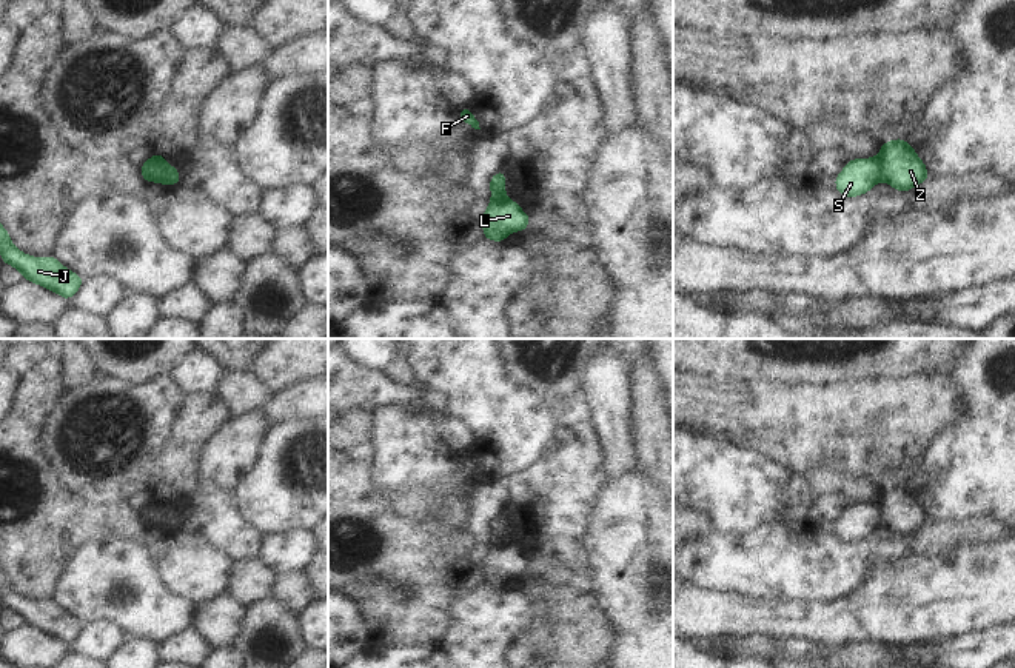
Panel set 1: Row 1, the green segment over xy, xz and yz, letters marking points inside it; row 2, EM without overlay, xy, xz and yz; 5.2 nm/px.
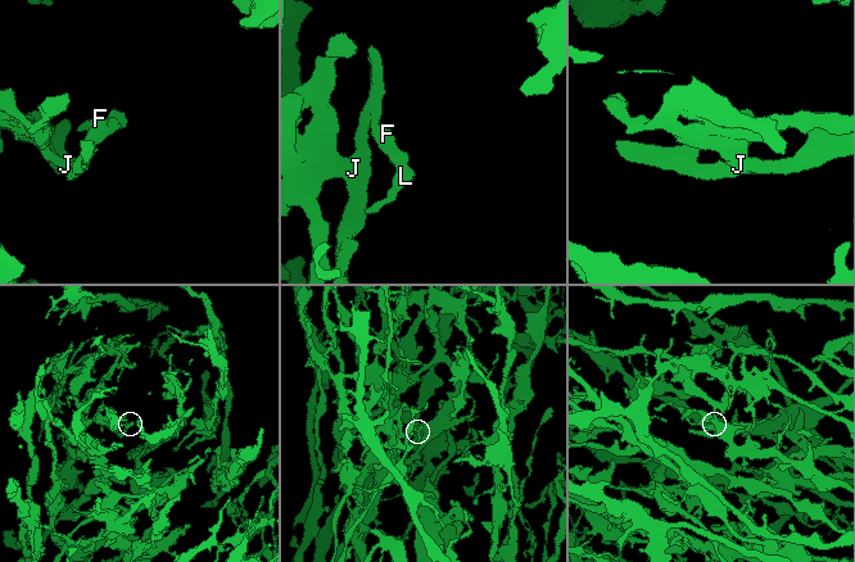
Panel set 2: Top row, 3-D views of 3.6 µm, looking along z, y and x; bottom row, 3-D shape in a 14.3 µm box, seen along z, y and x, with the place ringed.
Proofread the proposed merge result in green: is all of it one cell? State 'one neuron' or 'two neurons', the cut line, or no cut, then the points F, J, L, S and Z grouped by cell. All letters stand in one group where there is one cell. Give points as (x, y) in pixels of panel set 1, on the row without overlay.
two neurons; cut in xy along (150, 504), (162, 513), (162, 527); F J S / L Z

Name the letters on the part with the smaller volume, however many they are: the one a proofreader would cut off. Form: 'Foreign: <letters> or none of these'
Foreign: L, Z

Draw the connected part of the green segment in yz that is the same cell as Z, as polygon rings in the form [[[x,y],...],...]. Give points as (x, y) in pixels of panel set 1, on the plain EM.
[[[903,483],[881,489],[878,506],[881,509],[881,525],[903,537],[926,526],[929,522],[926,509],[907,485]]]

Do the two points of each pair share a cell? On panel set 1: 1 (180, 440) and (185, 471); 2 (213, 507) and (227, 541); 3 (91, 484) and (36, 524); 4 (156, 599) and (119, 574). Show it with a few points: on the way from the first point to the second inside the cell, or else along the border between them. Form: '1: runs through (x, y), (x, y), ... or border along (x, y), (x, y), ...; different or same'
1: runs through (182, 448), (182, 464); same
2: runs through (213, 514), (227, 533); same
3: border along (51, 468), (68, 490), (108, 510); different
4: runs through (147, 599), (128, 584); same

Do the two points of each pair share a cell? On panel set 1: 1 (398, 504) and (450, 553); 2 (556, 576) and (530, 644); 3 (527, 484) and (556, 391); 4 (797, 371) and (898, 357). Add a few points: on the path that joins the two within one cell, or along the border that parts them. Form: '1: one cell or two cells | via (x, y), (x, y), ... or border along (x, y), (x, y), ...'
1: one cell | via (418, 505), (436, 513), (452, 533)
2: one cell | via (538, 588), (538, 625)
3: one cell | via (552, 467), (567, 451), (567, 416)
4: one cell | via (821, 368), (844, 368), (858, 360), (874, 360)

